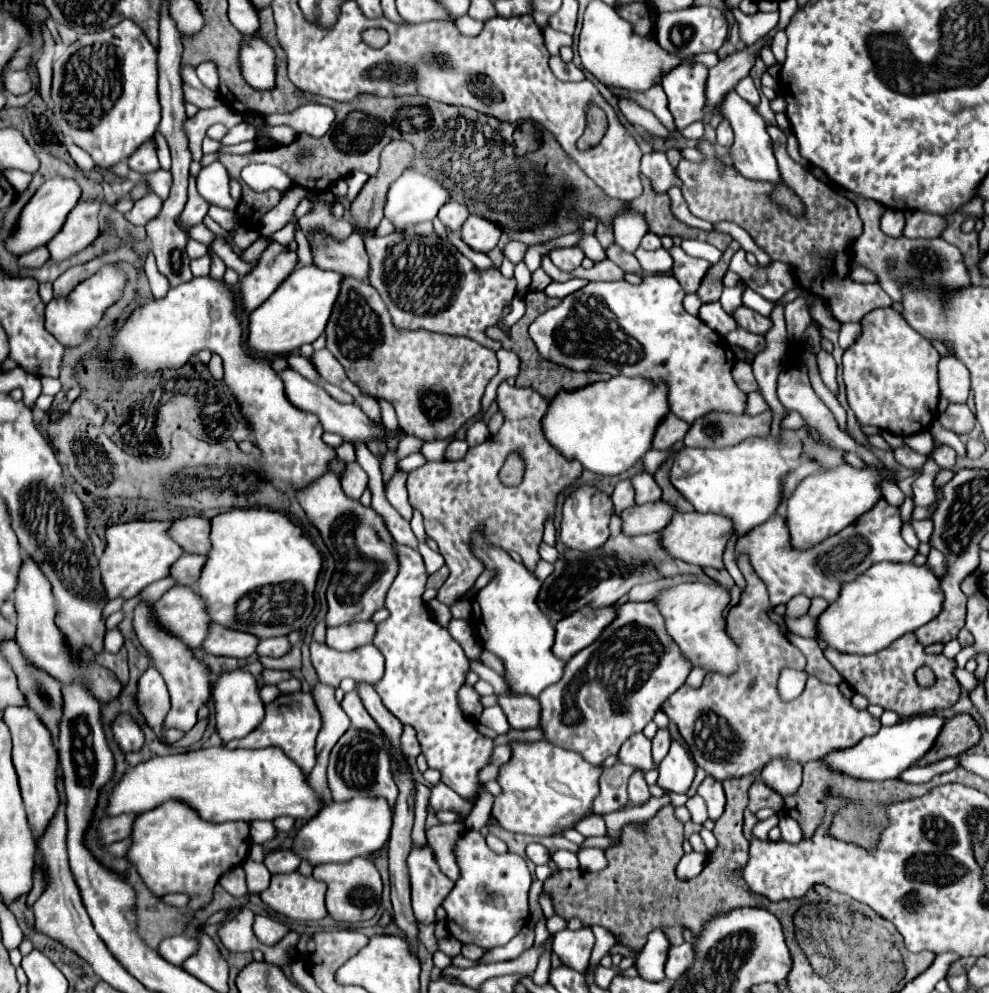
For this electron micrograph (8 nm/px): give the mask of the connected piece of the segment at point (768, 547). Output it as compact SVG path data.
M878 501L876 509L864 513L854 525L824 539L820 545L814 545L812 549L800 551L790 547L786 517L774 515L766 523L758 525L756 529L750 529L748 533L740 535L734 547L734 555L738 559L740 553L748 553L748 561L754 573L764 581L768 589L772 607L780 603L788 603L796 595L806 595L808 599L822 597L828 603L832 603L838 597L844 583L854 581L874 563L878 561L906 563L914 559L916 551L904 543L900 531L902 531L900 511L888 505L886 501Z

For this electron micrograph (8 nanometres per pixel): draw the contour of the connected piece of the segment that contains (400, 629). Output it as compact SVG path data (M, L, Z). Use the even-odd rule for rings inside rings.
M398 543L394 545L400 569L396 581L388 589L384 603L390 615L376 625L376 635L372 641L384 655L384 677L372 687L394 717L416 729L428 767L442 773L442 783L454 789L462 799L472 801L480 791L478 773L492 759L494 741L484 737L474 721L466 719L458 703L458 689L466 681L470 661L462 647L452 639L448 629L432 619L428 605L422 601L428 579L422 555L412 547ZM394 647L412 649L406 649L394 659Z

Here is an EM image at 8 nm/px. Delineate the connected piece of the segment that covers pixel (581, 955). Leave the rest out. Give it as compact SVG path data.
M582 927L580 931L562 929L554 933L552 949L560 957L564 965L576 969L578 973L586 973L588 959L594 947L594 933L590 927Z

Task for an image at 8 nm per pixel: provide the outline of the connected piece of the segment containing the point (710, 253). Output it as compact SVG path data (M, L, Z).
M683 240L681 247L688 255L705 259L712 264L717 263L722 257L722 253L707 242Z

